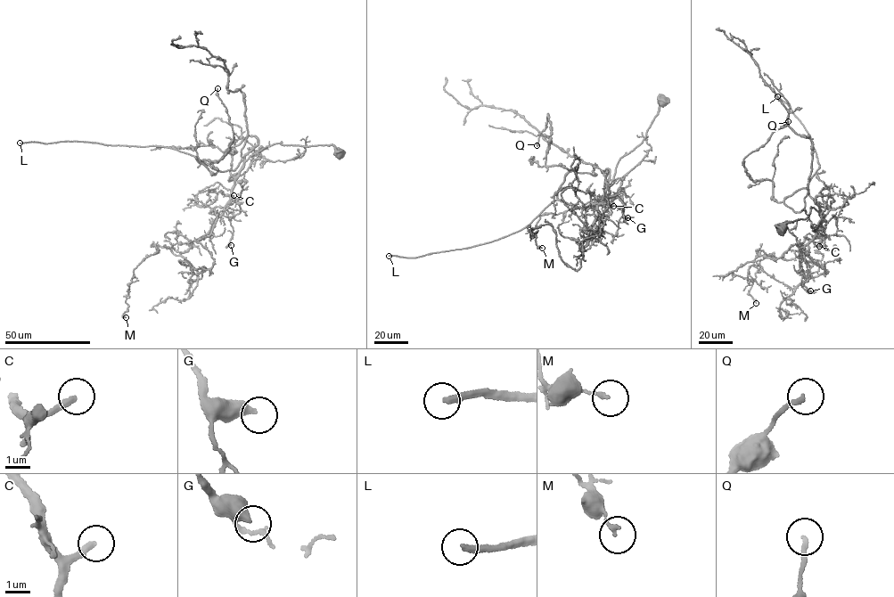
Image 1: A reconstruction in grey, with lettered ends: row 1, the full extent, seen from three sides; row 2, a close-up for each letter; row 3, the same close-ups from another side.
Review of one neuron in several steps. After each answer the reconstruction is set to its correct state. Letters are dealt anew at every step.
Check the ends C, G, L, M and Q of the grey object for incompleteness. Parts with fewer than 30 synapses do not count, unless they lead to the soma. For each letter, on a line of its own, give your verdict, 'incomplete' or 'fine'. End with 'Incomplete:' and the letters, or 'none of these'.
C: incomplete
G: fine
L: incomplete
M: fine
Q: fine
Incomplete: C, L

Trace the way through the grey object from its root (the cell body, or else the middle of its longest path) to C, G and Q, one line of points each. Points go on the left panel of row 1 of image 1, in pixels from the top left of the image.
C: (338, 154), (330, 144), (308, 146), (280, 143), (267, 146), (244, 162), (230, 197), (233, 195)
G: (338, 154), (332, 144), (280, 143), (250, 157), (236, 179), (223, 215), (233, 228), (231, 245)
Q: (338, 154), (277, 143), (244, 161), (248, 135), (195, 157), (214, 175), (200, 161), (233, 136), (217, 88)

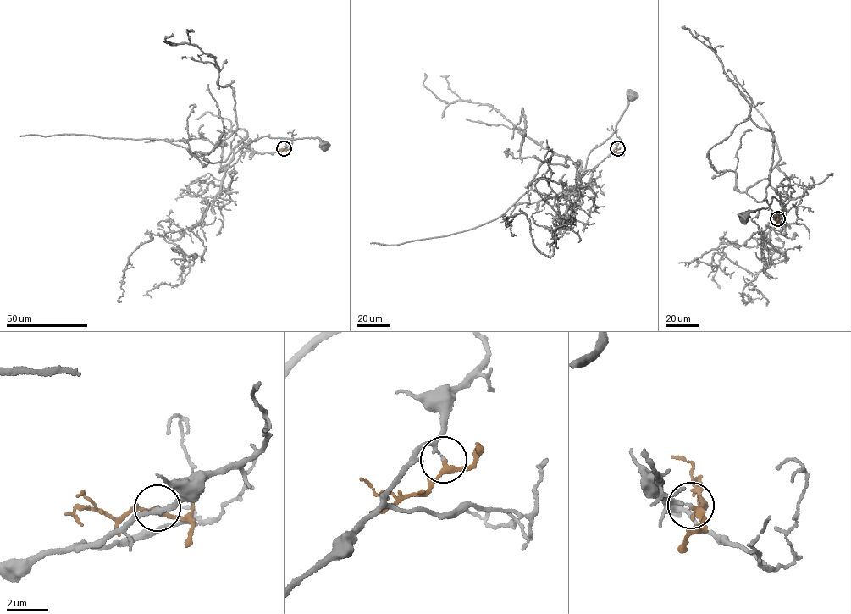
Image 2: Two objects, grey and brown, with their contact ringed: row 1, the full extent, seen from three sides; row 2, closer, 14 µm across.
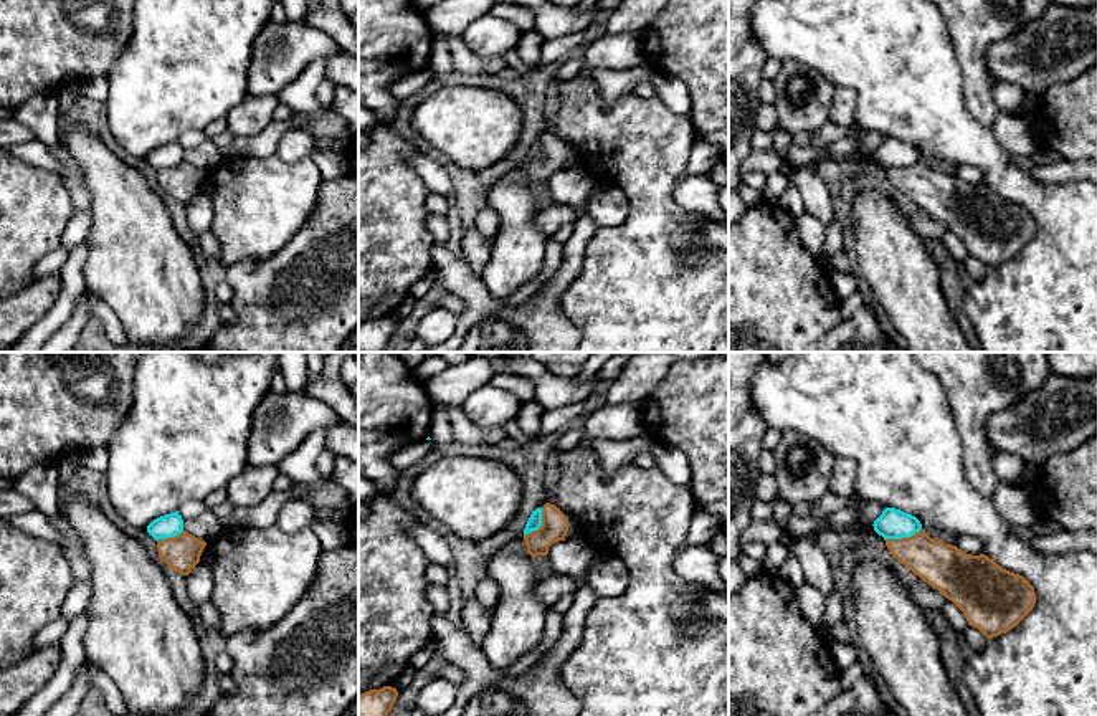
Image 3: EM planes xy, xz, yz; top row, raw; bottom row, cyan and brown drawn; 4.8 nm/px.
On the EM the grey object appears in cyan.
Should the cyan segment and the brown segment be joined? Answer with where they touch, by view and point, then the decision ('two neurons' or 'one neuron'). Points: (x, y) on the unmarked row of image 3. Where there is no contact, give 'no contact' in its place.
meets cyan in yz at (902, 166); two neurons

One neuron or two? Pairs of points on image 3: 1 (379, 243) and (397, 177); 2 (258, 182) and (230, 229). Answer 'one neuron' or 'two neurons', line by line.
1: one neuron
2: one neuron

